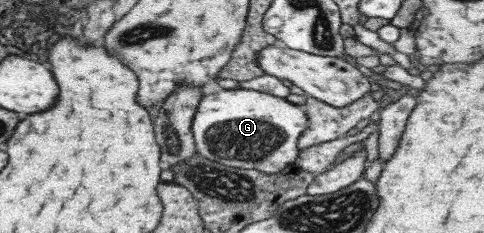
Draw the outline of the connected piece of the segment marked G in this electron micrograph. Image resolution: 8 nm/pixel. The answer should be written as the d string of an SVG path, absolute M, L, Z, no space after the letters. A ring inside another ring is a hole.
M225 89L202 95L191 121L197 154L227 167L275 174L292 168L297 159L299 135L307 127L305 110L282 97L252 89Z

